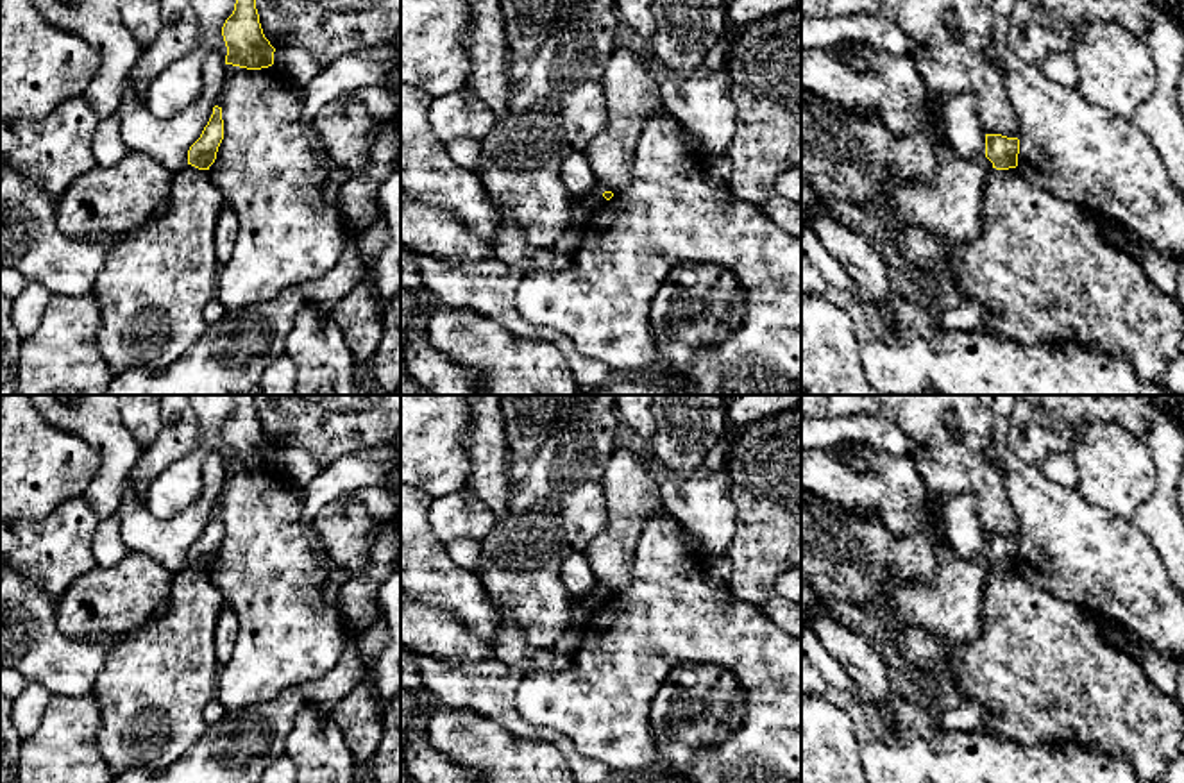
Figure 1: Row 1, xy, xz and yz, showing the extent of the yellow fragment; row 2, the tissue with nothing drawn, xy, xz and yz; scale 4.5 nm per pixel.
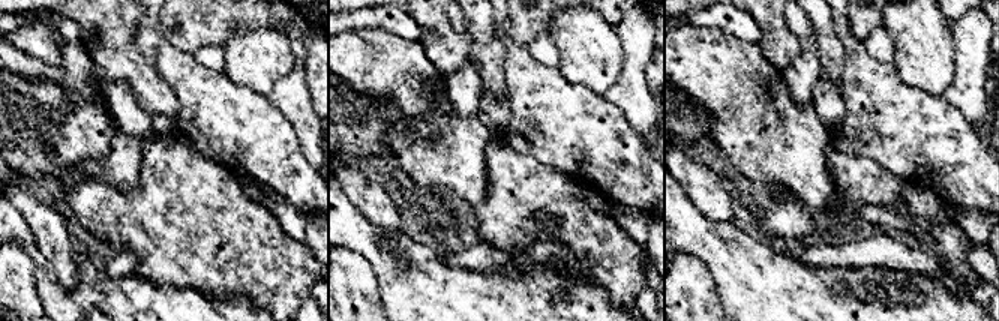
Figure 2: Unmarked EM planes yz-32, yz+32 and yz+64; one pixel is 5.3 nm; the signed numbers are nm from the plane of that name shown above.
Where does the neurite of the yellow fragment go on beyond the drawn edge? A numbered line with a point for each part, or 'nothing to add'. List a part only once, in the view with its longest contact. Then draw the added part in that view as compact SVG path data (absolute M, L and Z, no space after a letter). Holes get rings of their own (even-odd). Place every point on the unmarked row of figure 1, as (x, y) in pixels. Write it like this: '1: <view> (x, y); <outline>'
nothing to add

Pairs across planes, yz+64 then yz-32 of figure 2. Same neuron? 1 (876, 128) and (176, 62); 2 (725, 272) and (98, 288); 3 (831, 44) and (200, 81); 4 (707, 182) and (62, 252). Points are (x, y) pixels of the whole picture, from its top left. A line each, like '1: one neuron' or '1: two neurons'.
1: one neuron
2: one neuron
3: two neurons
4: one neuron

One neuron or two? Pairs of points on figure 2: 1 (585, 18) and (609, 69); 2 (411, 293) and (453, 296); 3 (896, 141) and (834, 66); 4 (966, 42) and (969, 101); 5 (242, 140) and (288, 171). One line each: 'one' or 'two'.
1: one
2: one
3: two
4: one
5: one

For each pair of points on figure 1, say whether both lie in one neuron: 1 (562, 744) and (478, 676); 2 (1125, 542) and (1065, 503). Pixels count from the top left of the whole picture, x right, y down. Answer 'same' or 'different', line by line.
1: same
2: same

